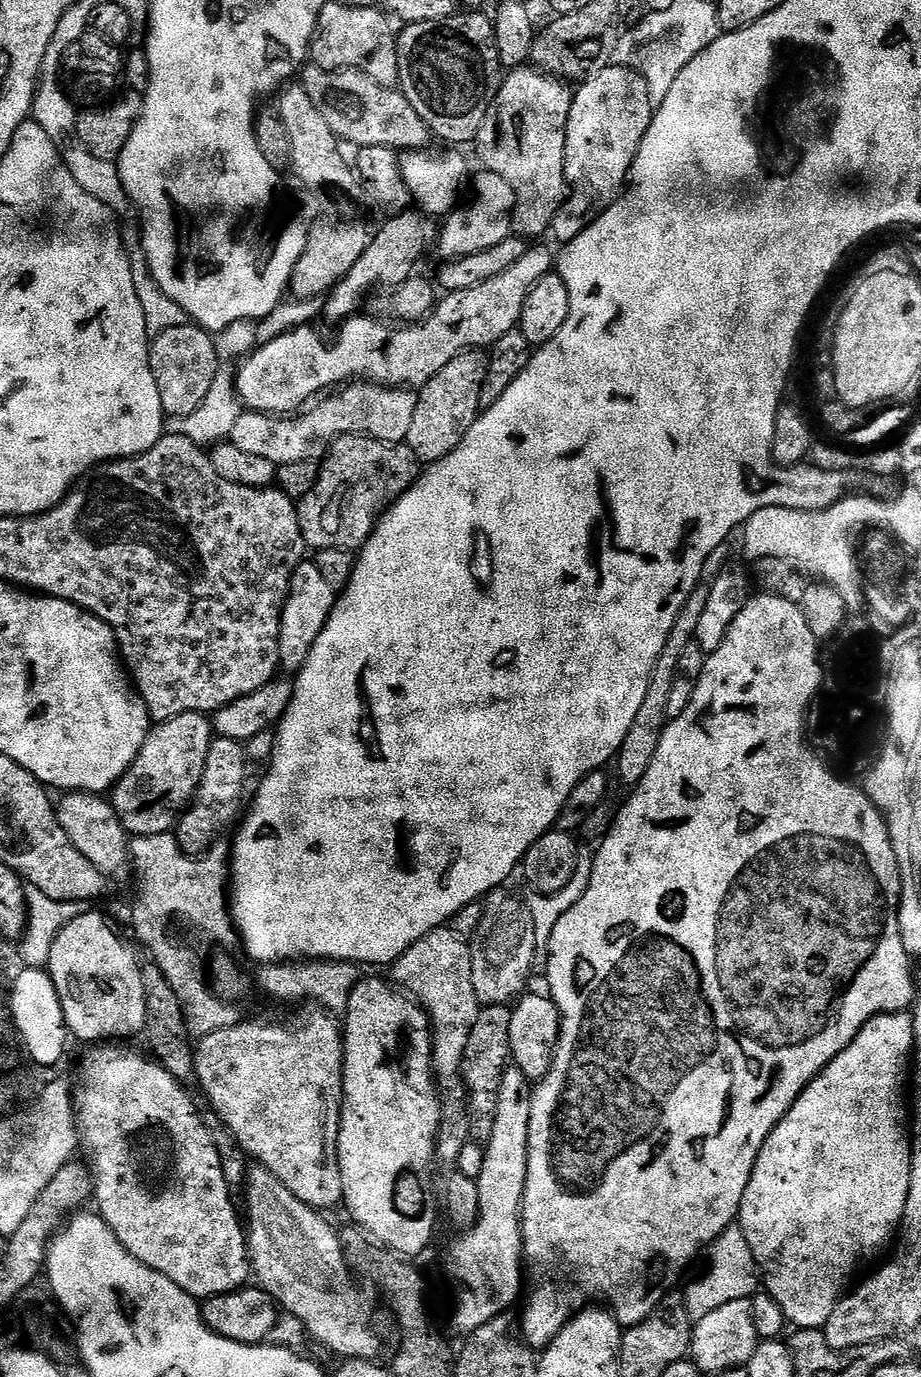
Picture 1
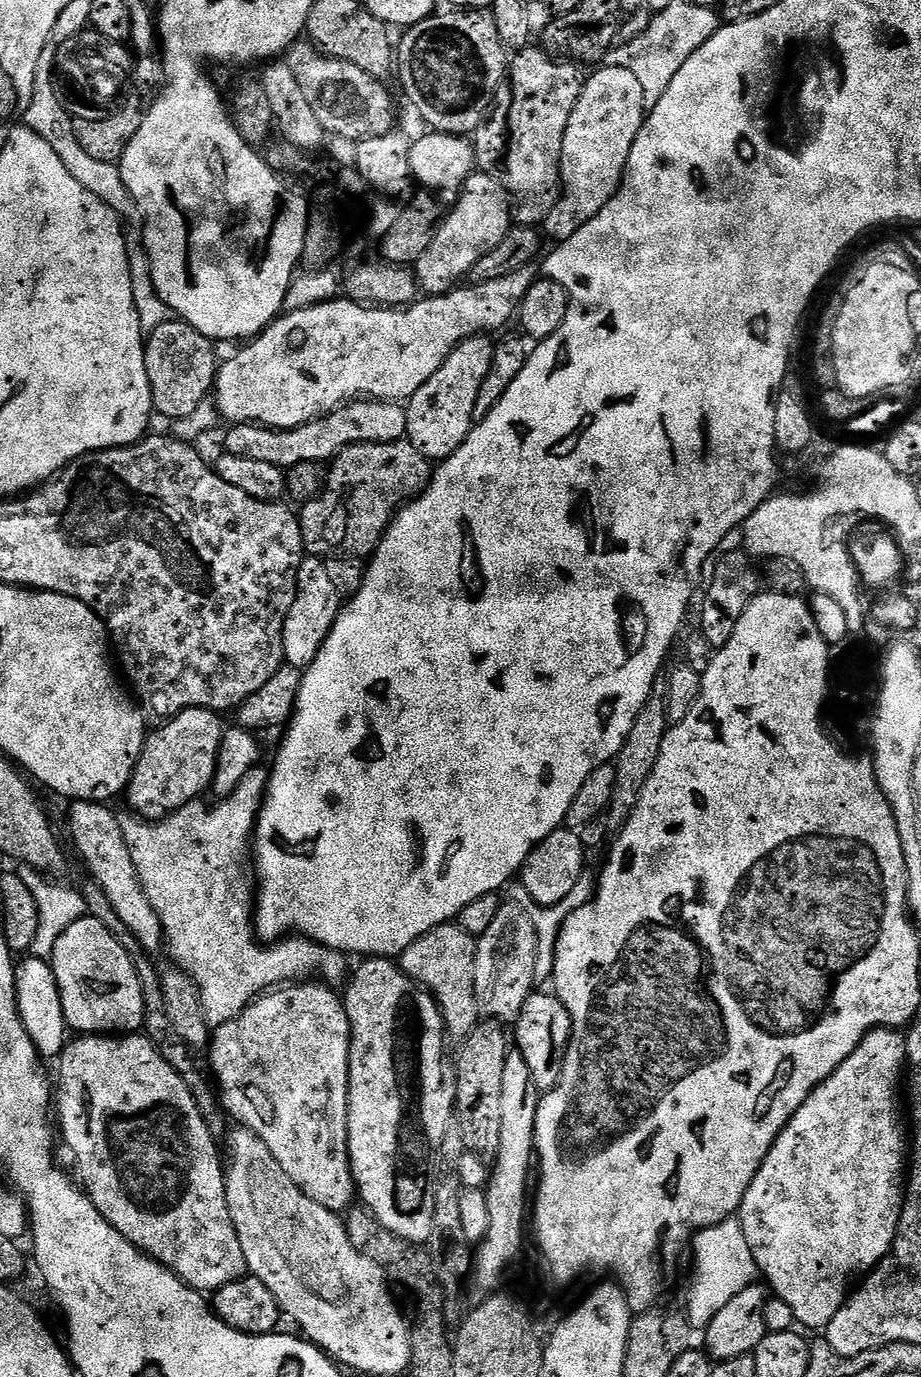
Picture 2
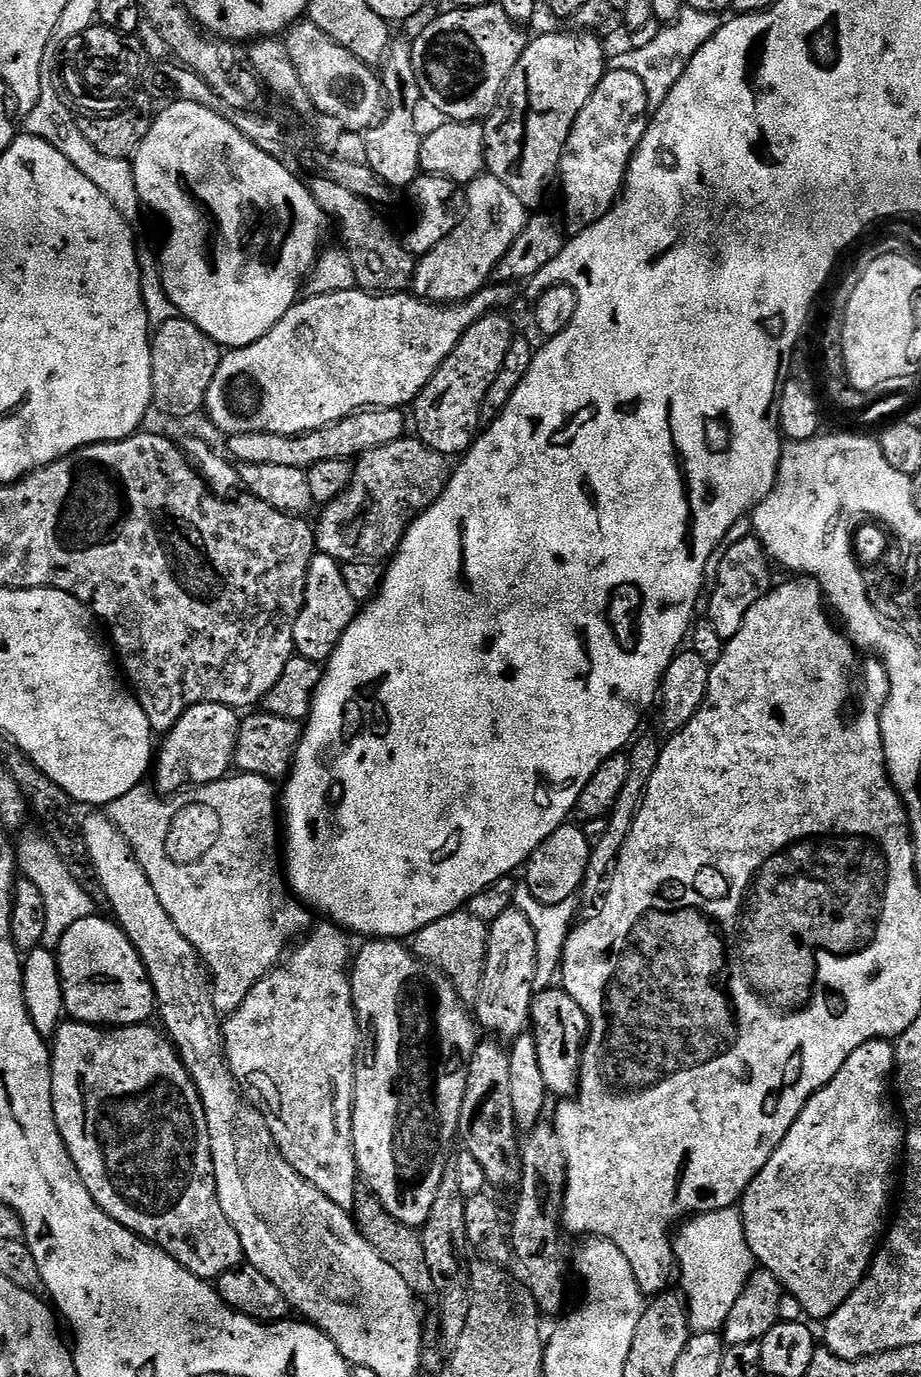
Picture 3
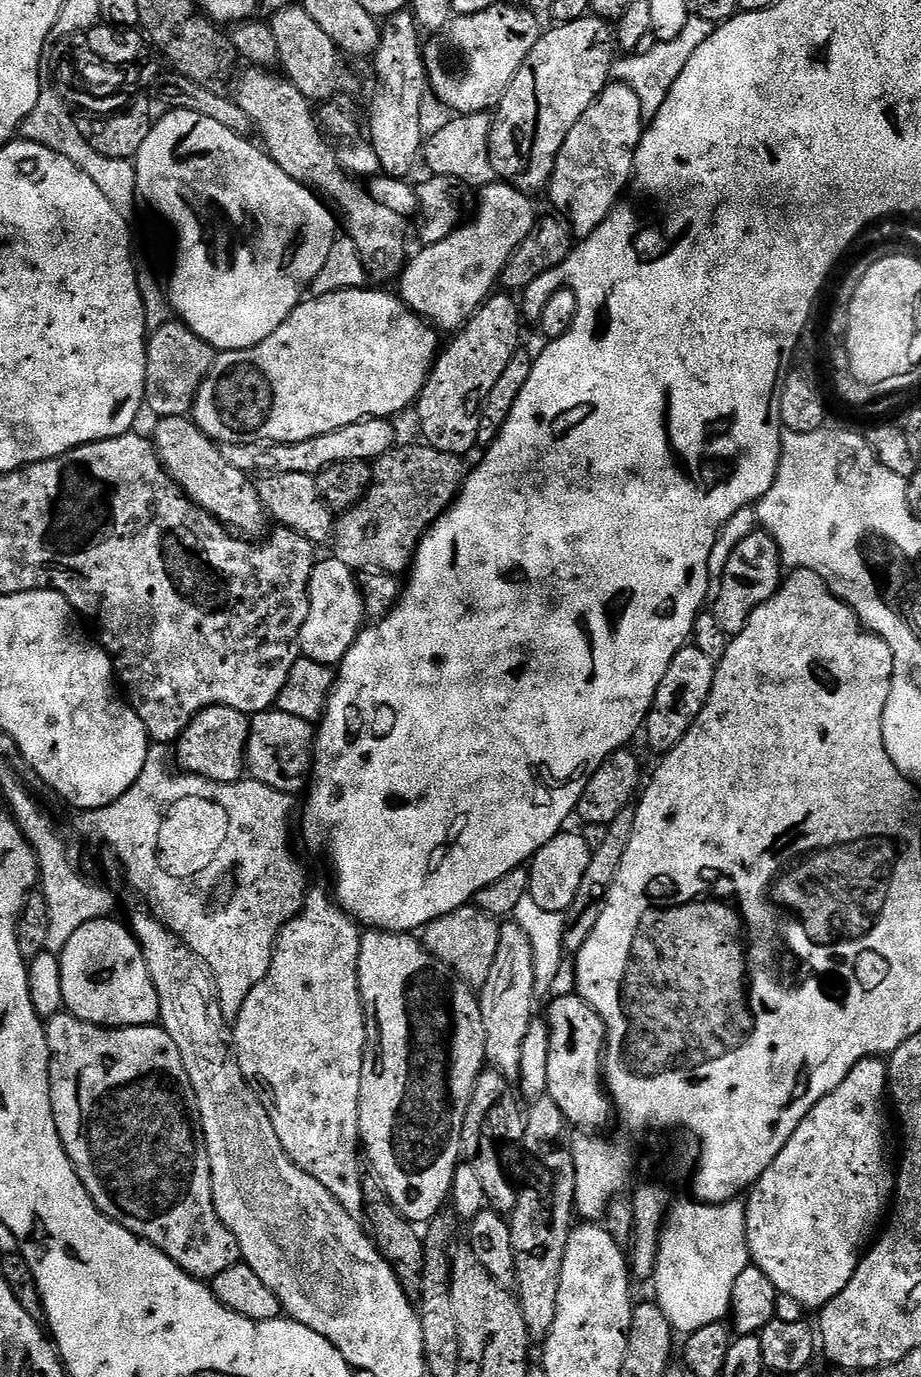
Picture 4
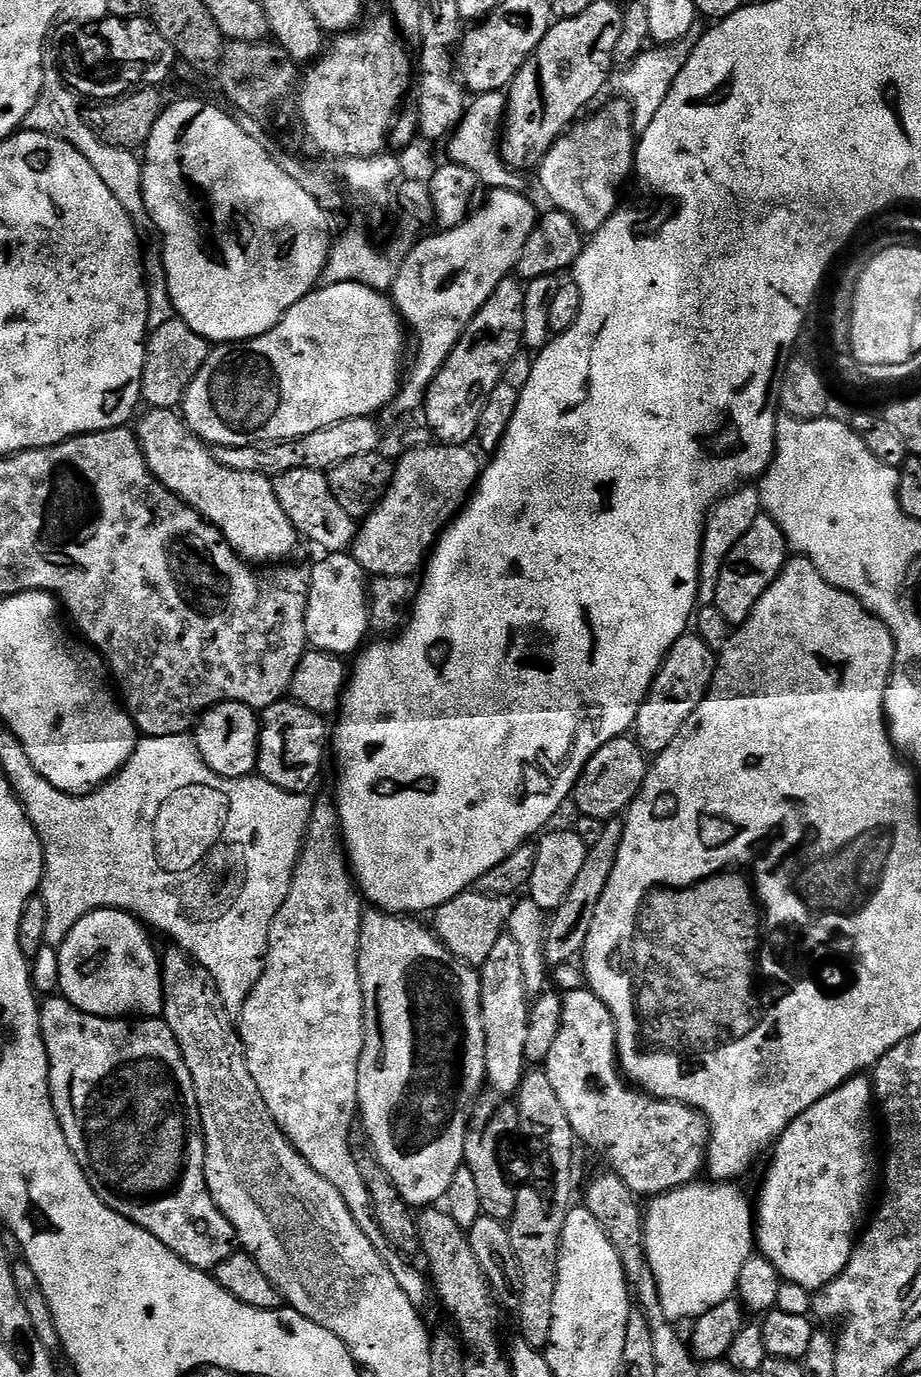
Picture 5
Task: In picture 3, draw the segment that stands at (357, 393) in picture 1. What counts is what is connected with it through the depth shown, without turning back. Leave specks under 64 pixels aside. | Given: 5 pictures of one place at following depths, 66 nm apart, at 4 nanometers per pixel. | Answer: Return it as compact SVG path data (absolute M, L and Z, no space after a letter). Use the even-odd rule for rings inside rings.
M373 408L358 410L352 416L342 418L337 424L330 424L327 428L320 428L316 432L305 432L303 436L282 436L269 432L238 434L227 437L229 452L227 455L237 465L290 466L301 470L310 469L318 462L351 461L353 458L359 458L364 452L401 439L405 435L403 415L405 416L405 413L398 408Z

